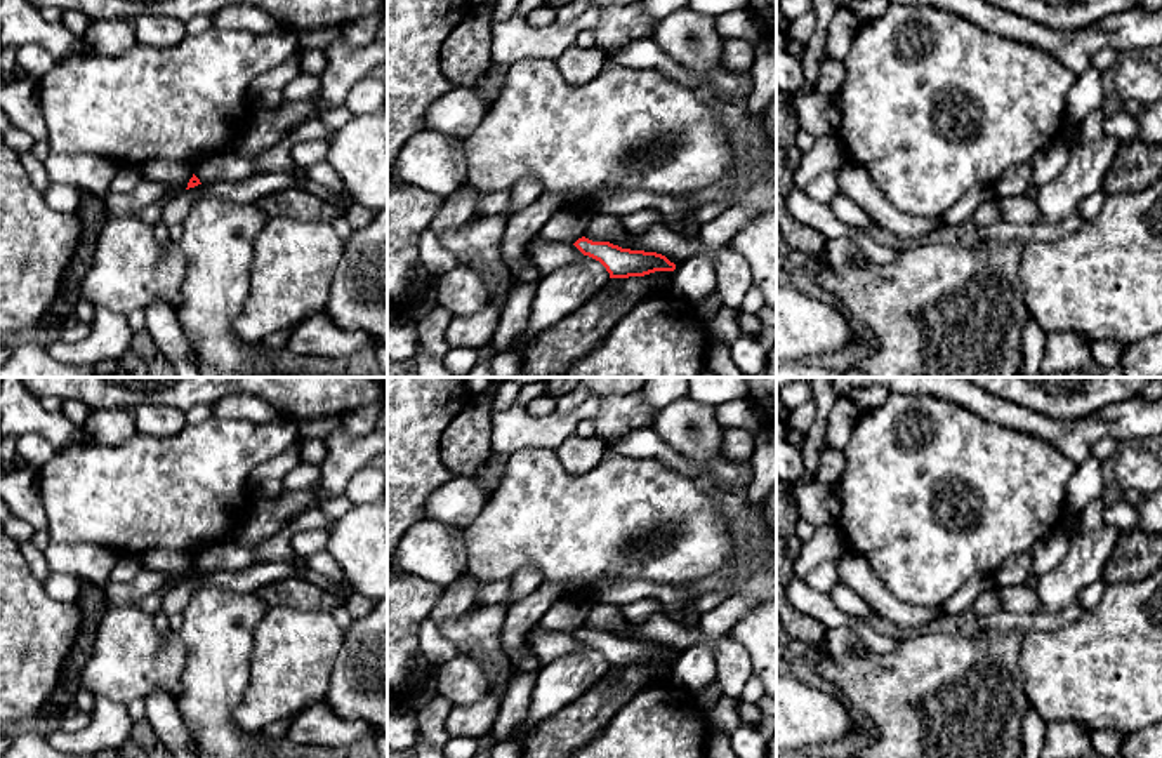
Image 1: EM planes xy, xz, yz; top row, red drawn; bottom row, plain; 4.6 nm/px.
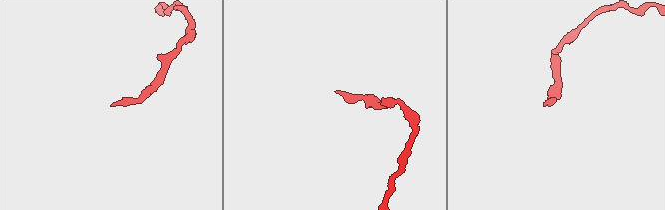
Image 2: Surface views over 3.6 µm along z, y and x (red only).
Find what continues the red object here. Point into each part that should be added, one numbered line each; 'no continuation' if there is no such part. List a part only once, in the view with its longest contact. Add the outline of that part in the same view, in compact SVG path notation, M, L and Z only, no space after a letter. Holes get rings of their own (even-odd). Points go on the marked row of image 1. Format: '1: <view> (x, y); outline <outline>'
no continuation

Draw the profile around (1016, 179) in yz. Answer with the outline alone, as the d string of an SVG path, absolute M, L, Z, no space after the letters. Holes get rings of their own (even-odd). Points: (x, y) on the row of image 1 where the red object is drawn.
M1018 163L1009 167L995 183L997 198L1018 196L1032 193L1032 163Z

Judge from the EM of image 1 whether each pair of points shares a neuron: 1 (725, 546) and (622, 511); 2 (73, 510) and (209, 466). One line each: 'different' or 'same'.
1: same
2: same

